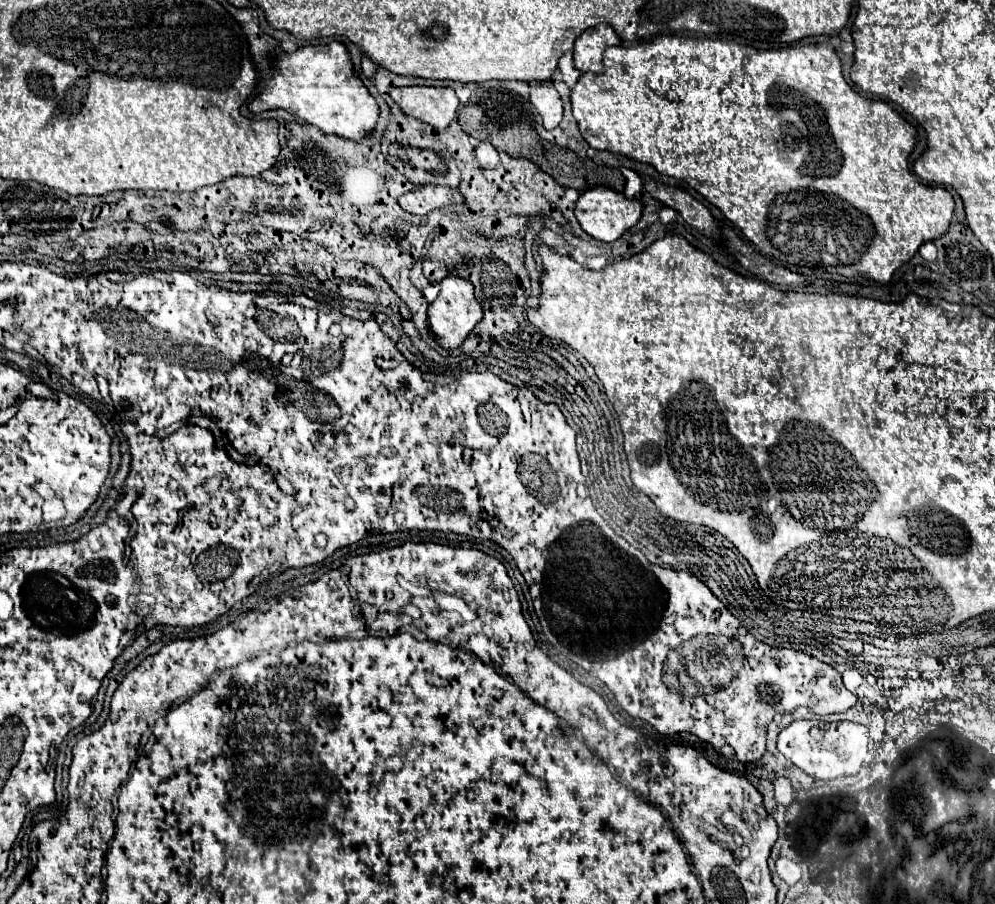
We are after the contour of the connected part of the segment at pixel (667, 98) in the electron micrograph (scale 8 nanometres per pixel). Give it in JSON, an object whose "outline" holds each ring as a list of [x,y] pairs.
{"outline":[[[659,36],[639,46],[611,46],[603,54],[603,74],[581,74],[571,92],[573,116],[579,124],[581,136],[595,150],[609,150],[631,160],[651,164],[657,172],[673,176],[695,188],[709,204],[717,206],[725,218],[741,228],[741,232],[767,256],[807,268],[821,268],[831,274],[857,276],[865,274],[877,282],[889,282],[893,272],[907,262],[923,242],[935,240],[949,228],[953,216],[953,198],[945,188],[925,186],[909,170],[909,154],[915,146],[915,128],[901,118],[887,102],[865,98],[857,94],[841,74],[841,62],[829,44],[803,44],[781,50],[755,50],[751,46],[685,36]]]}

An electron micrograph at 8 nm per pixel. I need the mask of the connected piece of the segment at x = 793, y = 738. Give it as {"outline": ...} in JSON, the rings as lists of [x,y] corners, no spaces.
{"outline":[[[795,720],[779,732],[779,740],[777,740],[777,748],[785,758],[789,758],[797,768],[805,770],[809,776],[821,780],[833,780],[833,778],[825,778],[825,768],[835,768],[833,772],[839,772],[841,768],[855,768],[859,772],[867,756],[867,744],[869,744],[869,736],[863,724],[821,722],[821,720]]]}

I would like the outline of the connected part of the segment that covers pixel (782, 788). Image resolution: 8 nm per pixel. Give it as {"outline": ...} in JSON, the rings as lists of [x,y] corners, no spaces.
{"outline":[[[781,776],[781,778],[777,778],[773,782],[773,786],[775,786],[775,800],[777,800],[777,804],[789,806],[793,802],[793,788],[791,788],[789,780]]]}

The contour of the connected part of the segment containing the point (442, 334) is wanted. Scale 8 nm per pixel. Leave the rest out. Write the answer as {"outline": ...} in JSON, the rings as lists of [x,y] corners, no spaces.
{"outline":[[[447,276],[441,282],[441,292],[439,292],[437,300],[427,310],[429,328],[433,330],[437,342],[445,350],[459,348],[463,344],[463,340],[473,332],[475,324],[481,322],[481,318],[483,318],[483,308],[475,300],[475,288],[473,288],[473,284],[469,280],[463,280],[463,278],[457,278],[457,276]]]}

